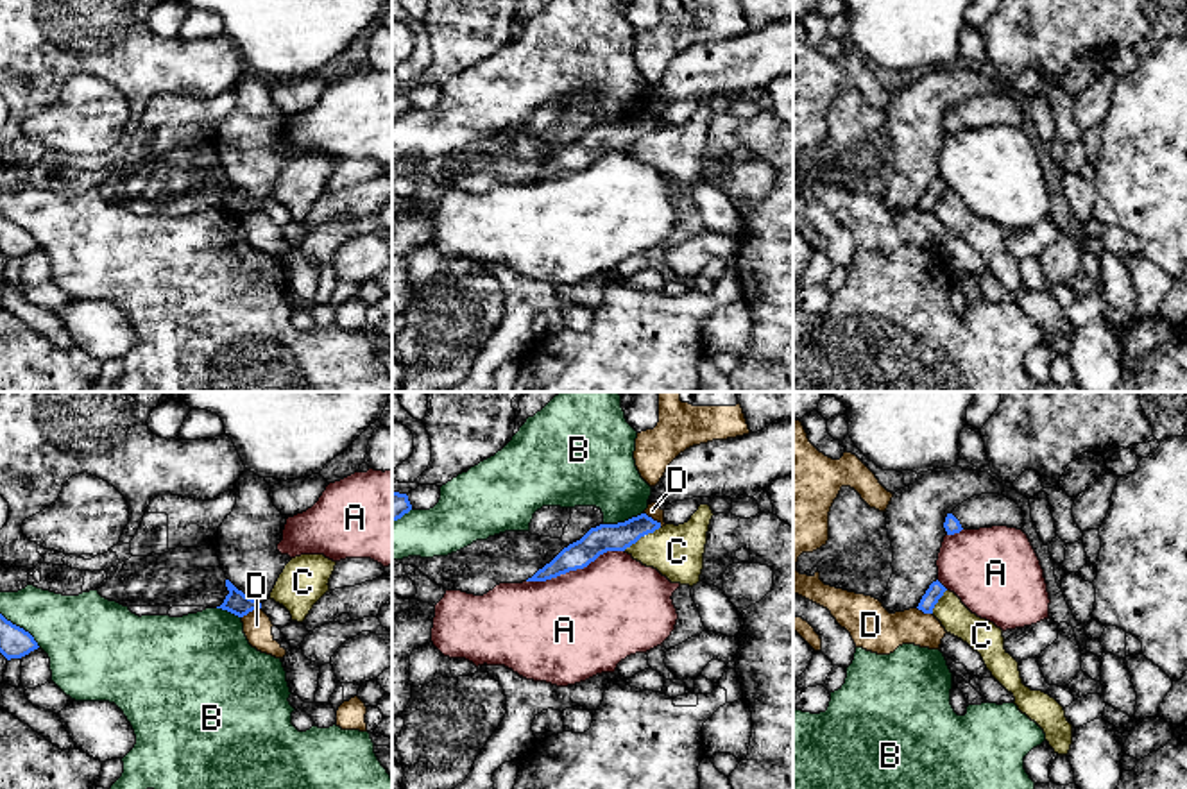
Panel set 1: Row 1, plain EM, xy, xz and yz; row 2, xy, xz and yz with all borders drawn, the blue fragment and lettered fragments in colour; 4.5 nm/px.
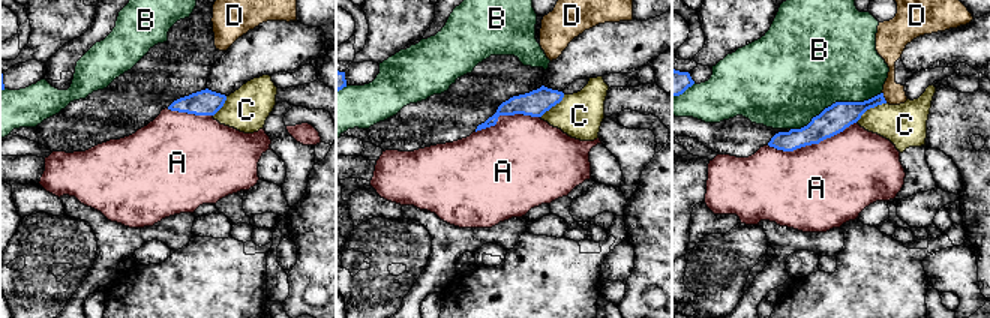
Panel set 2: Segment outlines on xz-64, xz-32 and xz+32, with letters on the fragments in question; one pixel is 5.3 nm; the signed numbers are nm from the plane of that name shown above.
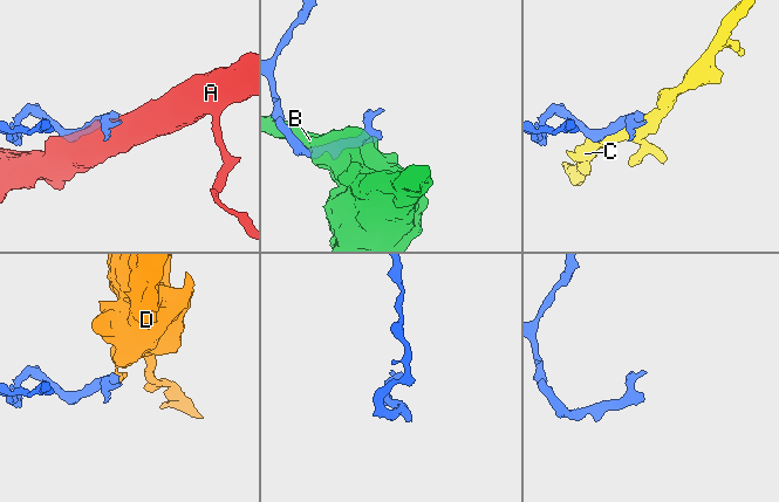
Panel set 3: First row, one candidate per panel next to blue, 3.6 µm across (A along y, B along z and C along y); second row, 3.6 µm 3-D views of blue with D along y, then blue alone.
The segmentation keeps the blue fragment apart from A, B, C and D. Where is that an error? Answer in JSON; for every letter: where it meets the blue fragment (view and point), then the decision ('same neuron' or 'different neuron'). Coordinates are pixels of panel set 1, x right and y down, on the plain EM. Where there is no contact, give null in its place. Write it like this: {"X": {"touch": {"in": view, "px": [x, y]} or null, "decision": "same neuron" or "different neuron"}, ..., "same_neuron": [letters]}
{"A": {"touch": {"in": "xz", "px": [575, 169]}, "decision": "different neuron"}, "B": {"touch": {"in": "xy", "px": [22, 228]}, "decision": "different neuron"}, "C": {"touch": {"in": "xz", "px": [641, 135]}, "decision": "different neuron"}, "D": {"touch": {"in": "xz", "px": [652, 118]}, "decision": "different neuron"}, "same_neuron": []}

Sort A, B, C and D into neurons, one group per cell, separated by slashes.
A / B / C / D

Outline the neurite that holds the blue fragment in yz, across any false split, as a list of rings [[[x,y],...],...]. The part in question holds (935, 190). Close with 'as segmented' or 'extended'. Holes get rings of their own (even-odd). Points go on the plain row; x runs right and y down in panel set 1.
[[[938,179],[933,181],[926,193],[922,195],[917,208],[922,209],[924,213],[933,213],[935,204],[938,202],[945,190],[947,188]]]; as segmented

